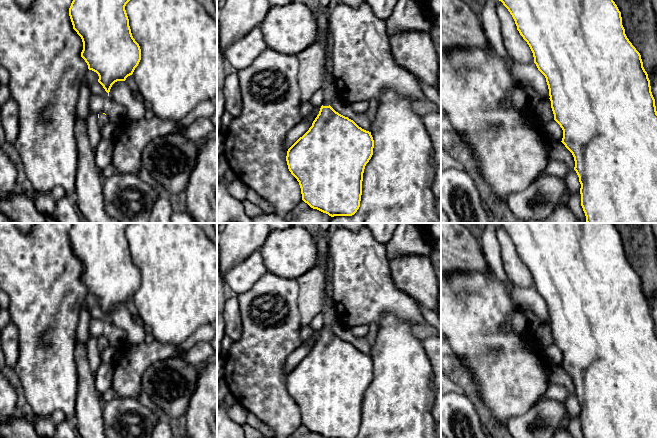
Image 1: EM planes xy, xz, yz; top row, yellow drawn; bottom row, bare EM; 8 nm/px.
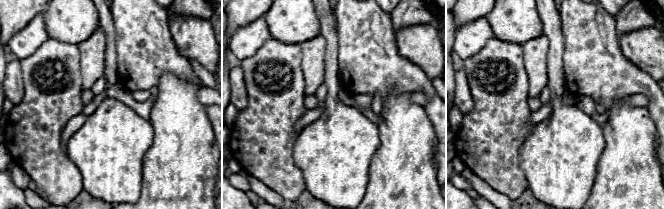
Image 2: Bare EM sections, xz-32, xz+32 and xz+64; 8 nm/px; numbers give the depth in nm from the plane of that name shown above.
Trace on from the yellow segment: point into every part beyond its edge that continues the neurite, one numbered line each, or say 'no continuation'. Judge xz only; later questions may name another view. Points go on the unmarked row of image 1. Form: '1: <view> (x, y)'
1: xz (314, 229)

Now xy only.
1: xy (103, 343)

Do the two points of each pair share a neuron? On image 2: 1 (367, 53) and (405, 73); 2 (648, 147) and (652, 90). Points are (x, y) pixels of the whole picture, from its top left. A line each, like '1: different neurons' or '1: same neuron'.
1: same neuron
2: different neurons

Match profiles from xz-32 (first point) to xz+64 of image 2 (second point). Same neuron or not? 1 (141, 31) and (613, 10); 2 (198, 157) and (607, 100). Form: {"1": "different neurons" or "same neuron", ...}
{"1": "different neurons", "2": "different neurons"}

